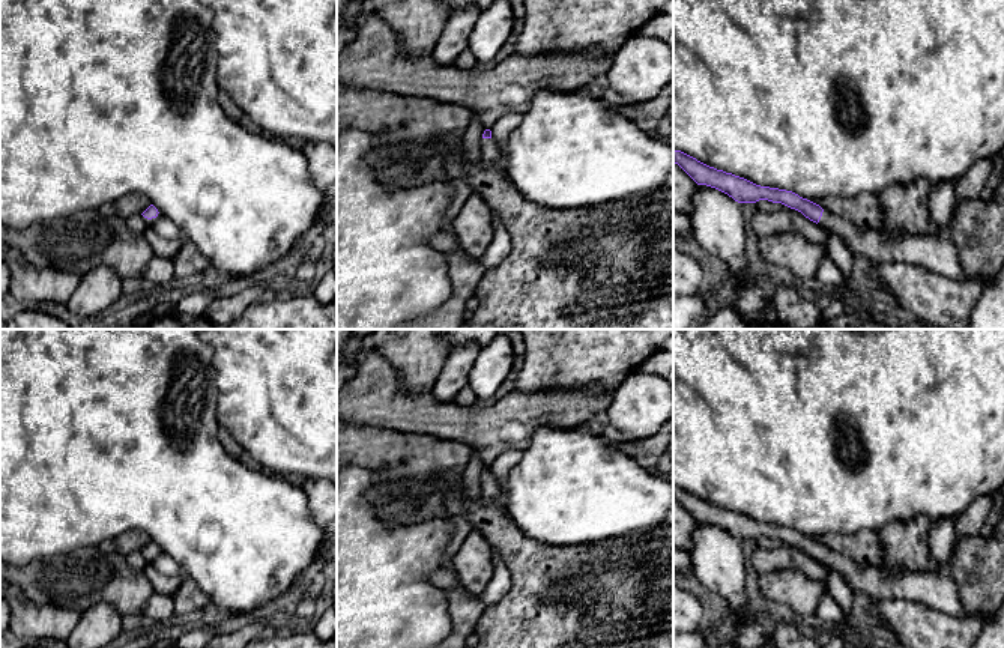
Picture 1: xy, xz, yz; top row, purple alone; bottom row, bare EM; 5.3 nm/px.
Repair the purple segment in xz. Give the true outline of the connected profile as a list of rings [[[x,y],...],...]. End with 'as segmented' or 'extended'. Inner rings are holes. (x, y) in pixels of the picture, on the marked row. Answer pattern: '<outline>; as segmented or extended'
[[[485,129],[481,140],[482,162],[490,165],[500,156],[497,146],[491,140],[491,131]]]; extended

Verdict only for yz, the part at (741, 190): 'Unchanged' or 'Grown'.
Grown

